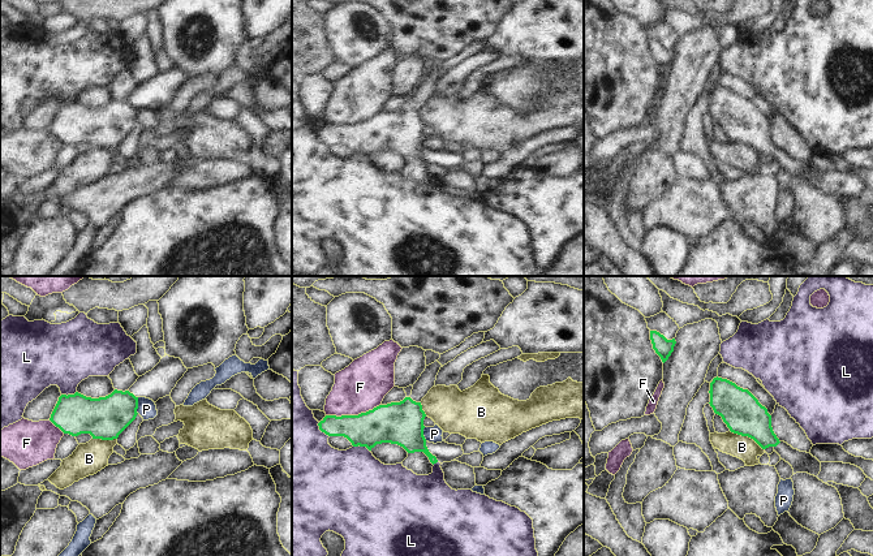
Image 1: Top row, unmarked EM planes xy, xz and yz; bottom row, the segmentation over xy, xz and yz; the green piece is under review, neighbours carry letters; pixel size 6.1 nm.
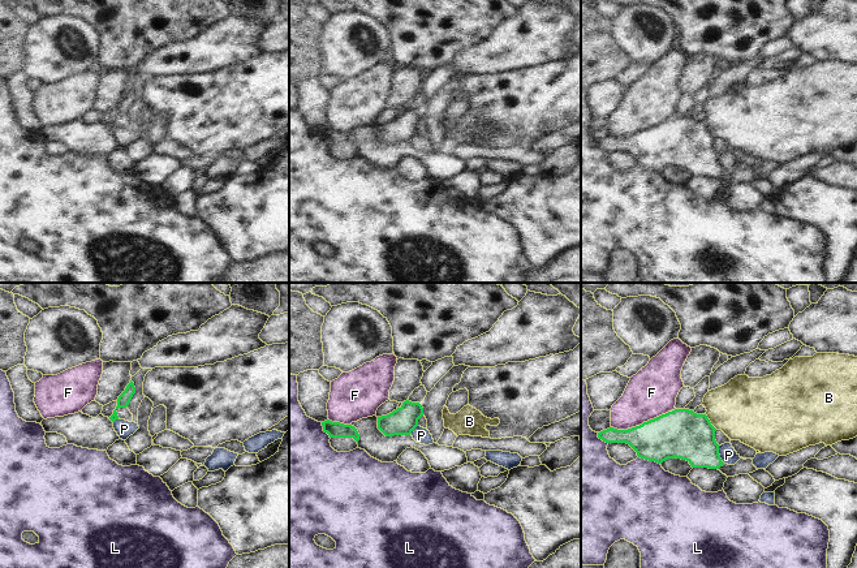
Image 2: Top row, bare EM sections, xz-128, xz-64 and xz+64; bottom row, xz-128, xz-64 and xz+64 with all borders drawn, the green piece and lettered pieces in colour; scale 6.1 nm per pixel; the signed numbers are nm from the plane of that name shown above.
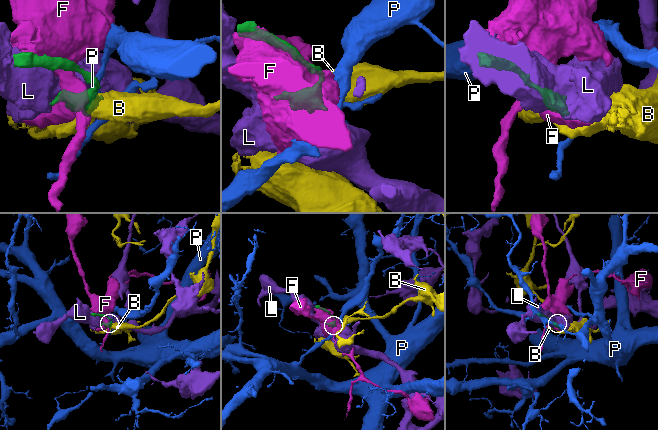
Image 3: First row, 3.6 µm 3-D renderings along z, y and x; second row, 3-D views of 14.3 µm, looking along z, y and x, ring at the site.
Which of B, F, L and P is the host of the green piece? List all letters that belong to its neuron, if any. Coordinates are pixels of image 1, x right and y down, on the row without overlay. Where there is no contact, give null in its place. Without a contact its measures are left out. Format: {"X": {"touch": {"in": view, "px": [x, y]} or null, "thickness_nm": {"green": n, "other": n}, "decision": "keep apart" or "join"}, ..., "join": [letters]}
{"B": {"touch": {"in": "yz", "px": [747, 143]}, "thickness_nm": {"green": 240, "other": 140}, "decision": "keep apart"}, "F": {"touch": {"in": "xz", "px": [353, 124]}, "thickness_nm": {"green": 240, "other": 300}, "decision": "keep apart"}, "L": {"touch": {"in": "xz", "px": [321, 138]}, "thickness_nm": {"green": 190, "other": 480}, "decision": "keep apart"}, "P": {"touch": {"in": "xy", "px": [137, 113]}, "thickness_nm": {"green": 260, "other": 110}, "decision": "keep apart"}, "join": []}

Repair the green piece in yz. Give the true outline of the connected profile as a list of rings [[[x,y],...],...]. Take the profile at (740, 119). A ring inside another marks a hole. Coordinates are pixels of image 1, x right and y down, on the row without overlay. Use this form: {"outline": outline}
{"outline": [[[717,85],[710,91],[709,102],[710,115],[731,141],[753,147],[762,158],[773,155],[780,167],[792,174],[794,182],[820,182],[821,171],[816,165],[794,158],[777,146],[771,135],[771,124],[748,98]]]}

